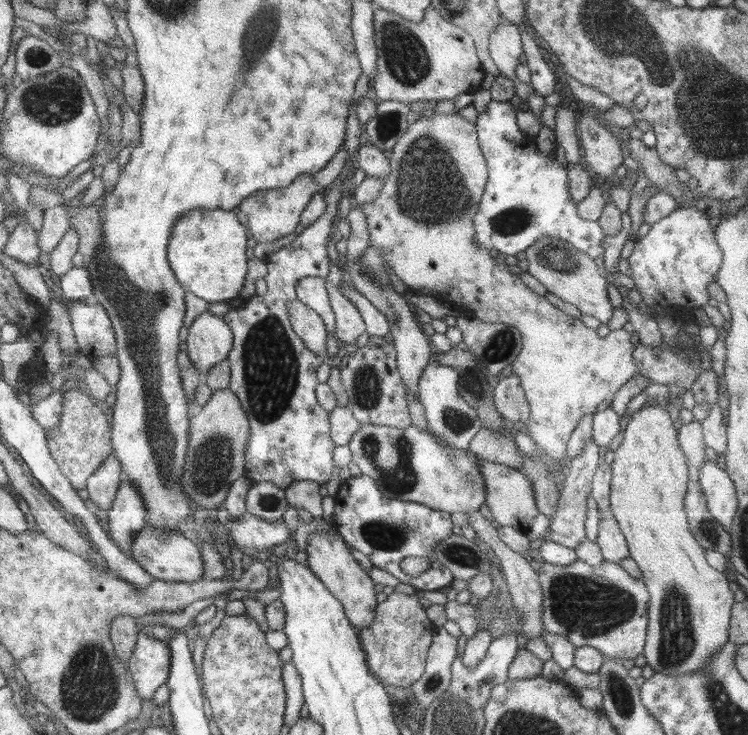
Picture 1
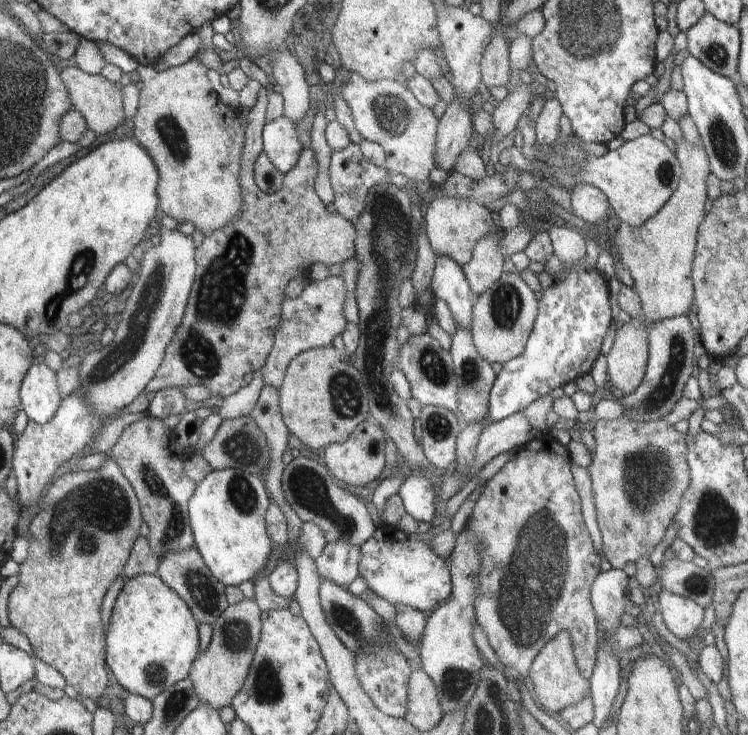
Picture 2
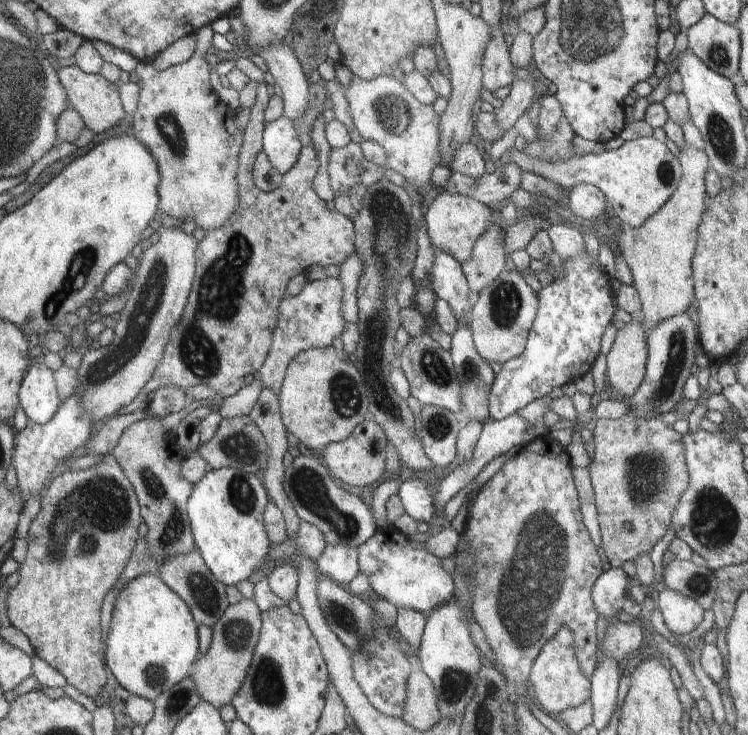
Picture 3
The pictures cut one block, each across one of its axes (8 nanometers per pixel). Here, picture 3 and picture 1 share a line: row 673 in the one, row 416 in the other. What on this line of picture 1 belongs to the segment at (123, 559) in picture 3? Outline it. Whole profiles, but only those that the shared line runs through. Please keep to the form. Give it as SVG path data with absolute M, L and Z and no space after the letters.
M68 389L62 393L62 411L59 424L54 430L45 431L47 446L52 459L74 490L87 489L87 481L112 454L110 424L106 414L87 392Z

